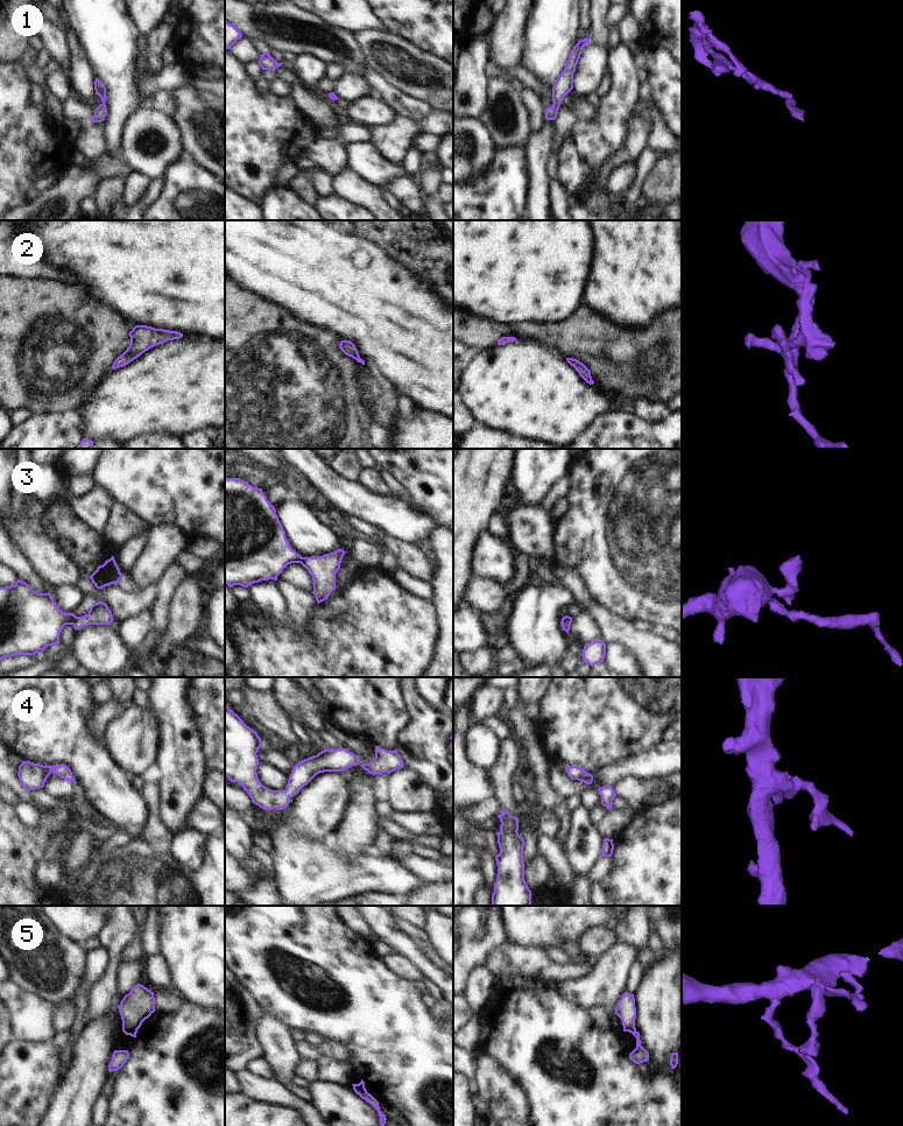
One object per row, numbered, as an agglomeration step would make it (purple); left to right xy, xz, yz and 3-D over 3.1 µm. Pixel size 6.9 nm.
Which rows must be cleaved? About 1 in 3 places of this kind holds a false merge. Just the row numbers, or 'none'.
3, 5

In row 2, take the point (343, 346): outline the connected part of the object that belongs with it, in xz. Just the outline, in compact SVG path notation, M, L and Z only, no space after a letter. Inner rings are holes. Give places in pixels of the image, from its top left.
M346 339L341 340L340 344L339 344L339 347L346 356L352 357L358 363L361 363L362 365L365 365L365 360L362 360L360 358L358 350L352 342L346 340Z

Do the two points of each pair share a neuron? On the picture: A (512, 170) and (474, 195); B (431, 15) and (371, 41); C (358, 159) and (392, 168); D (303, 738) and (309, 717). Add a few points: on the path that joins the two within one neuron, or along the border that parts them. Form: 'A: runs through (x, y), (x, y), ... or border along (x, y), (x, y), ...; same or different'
A: runs through (502, 180), (487, 195), (484, 195); same
B: border along (387, 30), (409, 40), (415, 46); different
C: runs through (366, 161), (374, 168), (383, 168); same
D: border along (284, 709), (302, 725); different

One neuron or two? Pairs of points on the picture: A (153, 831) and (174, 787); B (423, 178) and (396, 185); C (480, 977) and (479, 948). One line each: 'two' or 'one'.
A: two
B: two
C: two

